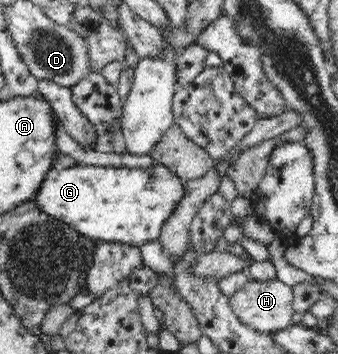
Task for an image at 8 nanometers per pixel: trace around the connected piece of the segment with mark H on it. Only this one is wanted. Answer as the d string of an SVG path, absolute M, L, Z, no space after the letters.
M250 279L229 298L229 306L238 321L247 328L260 333L272 333L293 324L293 289L279 279Z

